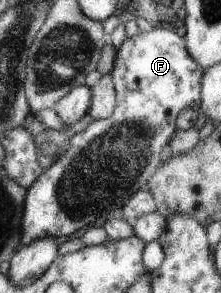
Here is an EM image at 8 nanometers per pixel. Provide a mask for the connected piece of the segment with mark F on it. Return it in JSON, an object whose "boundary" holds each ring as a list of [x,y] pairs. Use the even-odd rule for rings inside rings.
{"boundary":[[[156,29],[149,33],[138,32],[137,35],[128,37],[124,40],[121,46],[117,49],[116,62],[111,72],[115,87],[117,90],[117,107],[111,117],[105,119],[95,119],[95,121],[81,133],[71,136],[71,147],[61,156],[50,168],[45,169],[44,174],[38,178],[36,182],[27,190],[28,195],[25,202],[25,215],[22,217],[22,238],[21,244],[27,245],[35,240],[54,237],[62,238],[62,236],[72,236],[74,232],[82,232],[85,228],[92,226],[94,220],[98,220],[100,216],[106,216],[106,212],[124,208],[129,202],[129,198],[136,195],[138,191],[144,189],[149,190],[149,178],[157,171],[157,168],[162,164],[162,148],[169,144],[173,139],[174,131],[177,128],[177,118],[184,108],[195,108],[199,110],[202,106],[202,87],[203,78],[205,76],[205,68],[198,64],[197,60],[190,54],[187,47],[187,38],[180,36],[178,33],[166,30]]]}

